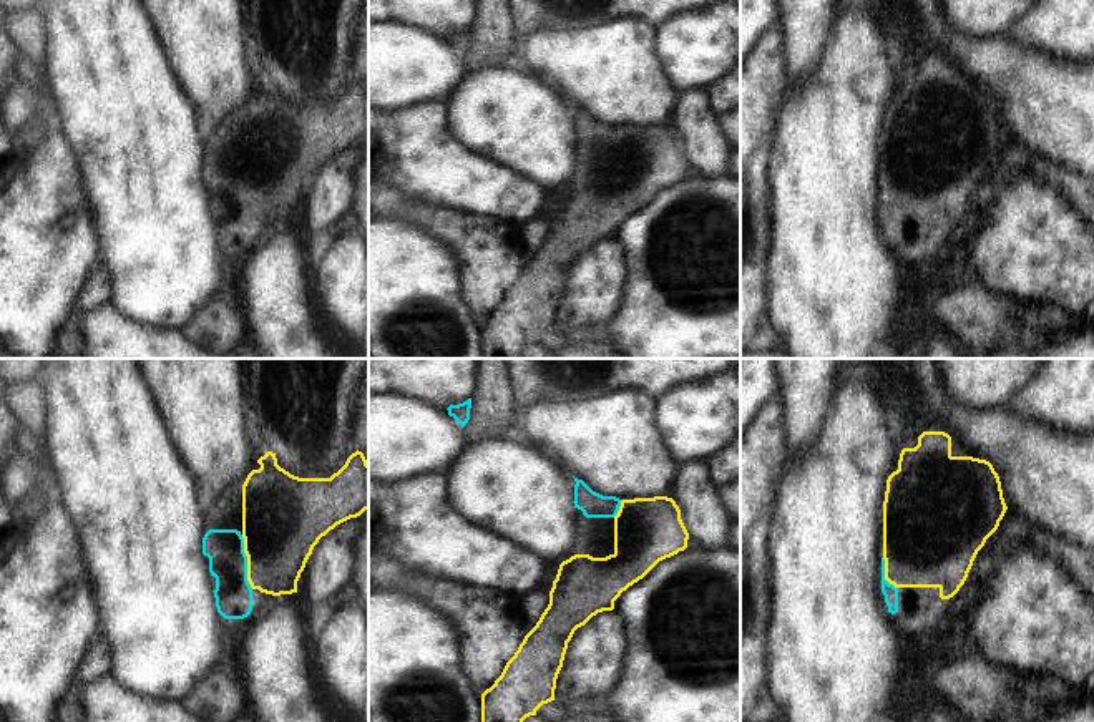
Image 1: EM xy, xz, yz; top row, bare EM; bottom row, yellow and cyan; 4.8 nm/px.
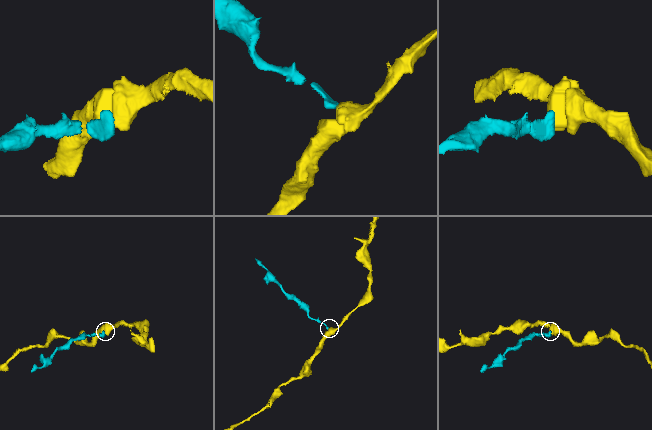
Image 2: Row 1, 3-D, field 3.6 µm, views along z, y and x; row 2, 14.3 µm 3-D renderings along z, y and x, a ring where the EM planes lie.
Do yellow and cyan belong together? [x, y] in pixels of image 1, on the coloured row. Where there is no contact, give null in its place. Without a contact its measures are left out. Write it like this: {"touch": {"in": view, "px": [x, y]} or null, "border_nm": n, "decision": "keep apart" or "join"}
{"touch": {"in": "xy", "px": [248, 561]}, "border_nm": 280, "decision": "join"}

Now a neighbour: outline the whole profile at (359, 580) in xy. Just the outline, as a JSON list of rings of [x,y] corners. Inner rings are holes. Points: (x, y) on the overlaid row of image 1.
[[[365,510],[359,518],[359,534],[354,544],[355,564],[352,574],[352,589],[357,602],[369,614],[369,510]]]

